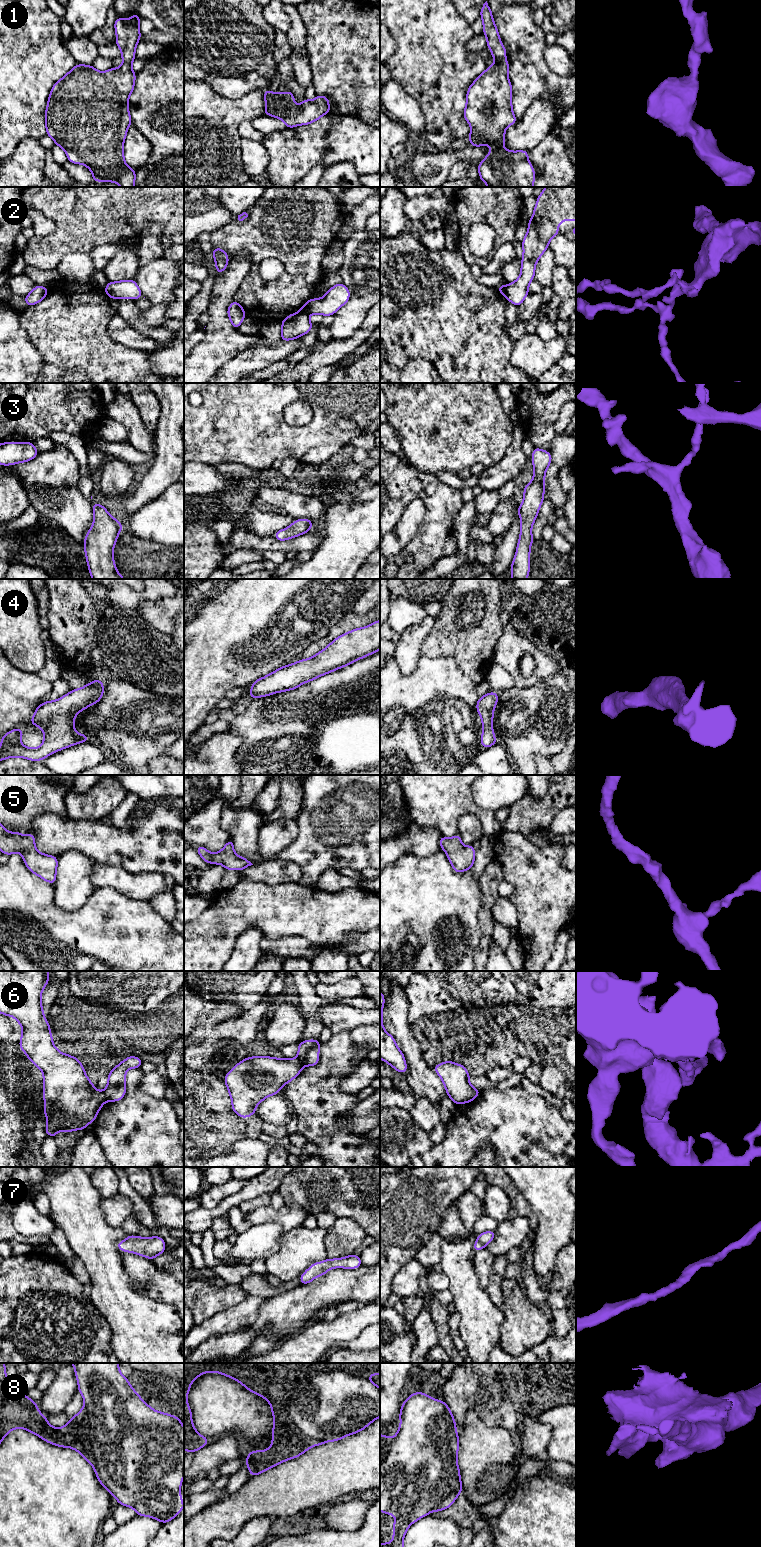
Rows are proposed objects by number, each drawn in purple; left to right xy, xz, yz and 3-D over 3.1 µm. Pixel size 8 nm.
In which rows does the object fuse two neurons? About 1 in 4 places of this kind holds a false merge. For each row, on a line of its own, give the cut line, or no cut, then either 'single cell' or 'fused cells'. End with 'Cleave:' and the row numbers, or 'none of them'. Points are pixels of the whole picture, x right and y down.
1: no cut | single cell
2: yz (506, 286), (504, 294) | fused cells
3: no cut | single cell
4: no cut | single cell
5: no cut | single cell
6: xy (102, 1092), (106, 1100) | fused cells
7: no cut | single cell
8: no cut | single cell
Cleave: 2, 6

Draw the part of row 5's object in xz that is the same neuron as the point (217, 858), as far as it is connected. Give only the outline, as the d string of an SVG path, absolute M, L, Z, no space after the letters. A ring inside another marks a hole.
M230 839L222 850L214 854L203 846L196 846L195 849L208 864L222 864L226 870L243 870L253 865L246 858L236 855L233 846L233 840Z

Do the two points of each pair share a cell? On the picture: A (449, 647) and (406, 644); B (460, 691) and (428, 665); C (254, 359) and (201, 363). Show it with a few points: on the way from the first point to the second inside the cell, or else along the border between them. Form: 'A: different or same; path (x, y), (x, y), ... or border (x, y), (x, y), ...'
A: different; border (433, 625), (421, 646), (421, 653)
B: same; path (452, 683), (442, 679), (436, 673)
C: different; border (248, 348), (238, 352), (215, 372)

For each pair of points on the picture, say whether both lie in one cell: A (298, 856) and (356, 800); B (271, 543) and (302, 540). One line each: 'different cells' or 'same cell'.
A: same cell
B: same cell

